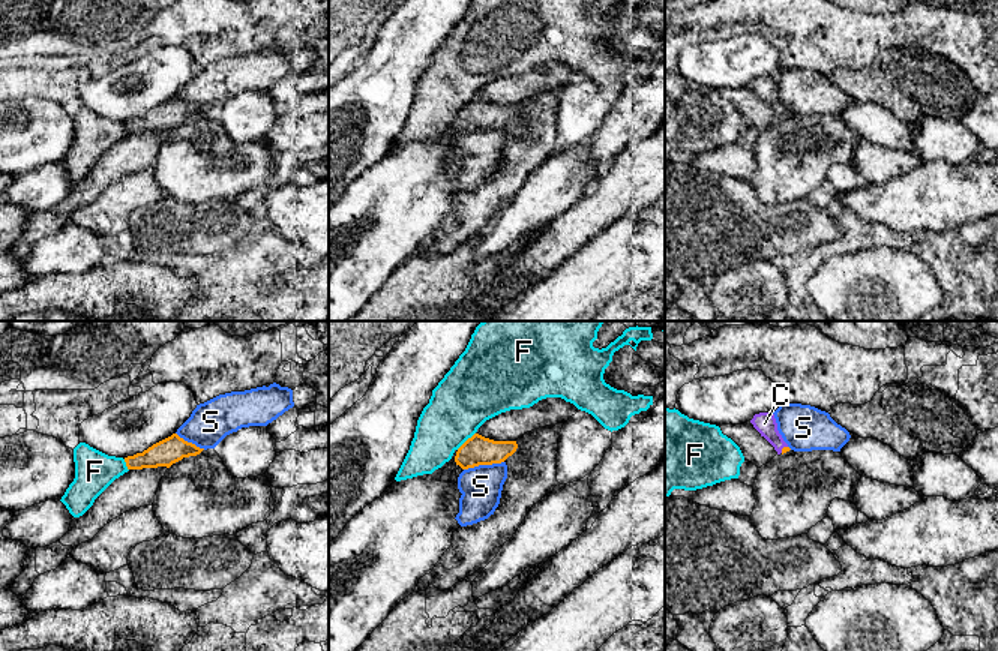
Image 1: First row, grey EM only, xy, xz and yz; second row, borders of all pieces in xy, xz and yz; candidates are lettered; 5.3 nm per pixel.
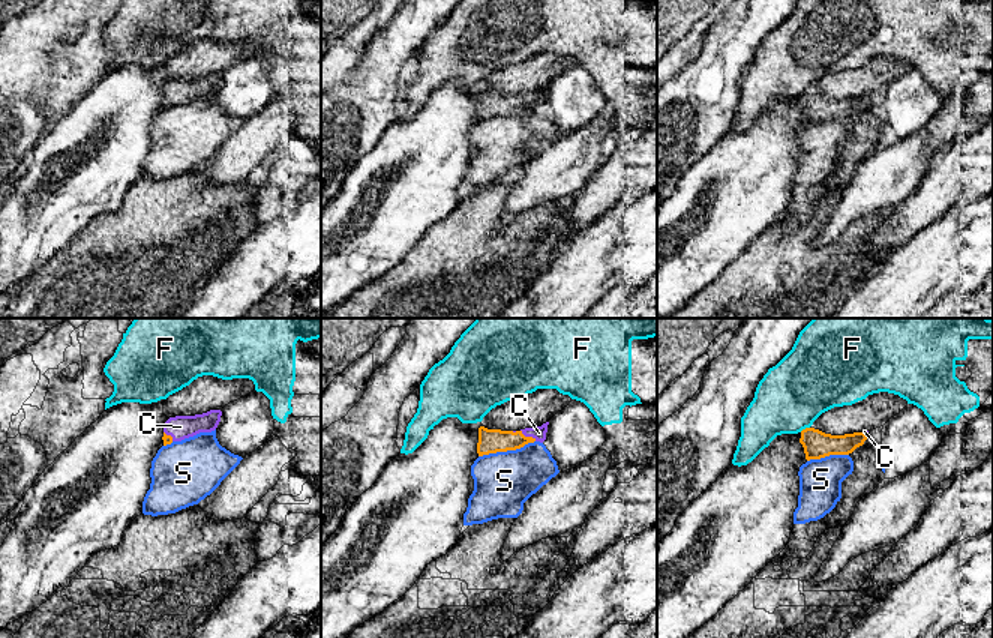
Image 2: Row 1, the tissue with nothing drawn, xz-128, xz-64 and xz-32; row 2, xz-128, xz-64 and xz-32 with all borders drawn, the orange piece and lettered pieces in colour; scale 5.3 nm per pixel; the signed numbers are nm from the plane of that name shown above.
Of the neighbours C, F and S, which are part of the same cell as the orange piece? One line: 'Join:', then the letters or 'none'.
Join: C

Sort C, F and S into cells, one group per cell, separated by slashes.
C / F / S

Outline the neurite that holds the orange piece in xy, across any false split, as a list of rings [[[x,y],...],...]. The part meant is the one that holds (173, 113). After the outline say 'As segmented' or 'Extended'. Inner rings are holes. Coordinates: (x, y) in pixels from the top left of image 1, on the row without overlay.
[[[177,98],[153,108],[143,117],[125,122],[128,134],[143,134],[143,132],[170,132],[173,128],[182,124],[183,122],[197,120],[204,112],[197,111],[192,106],[185,105]]]. As segmented

